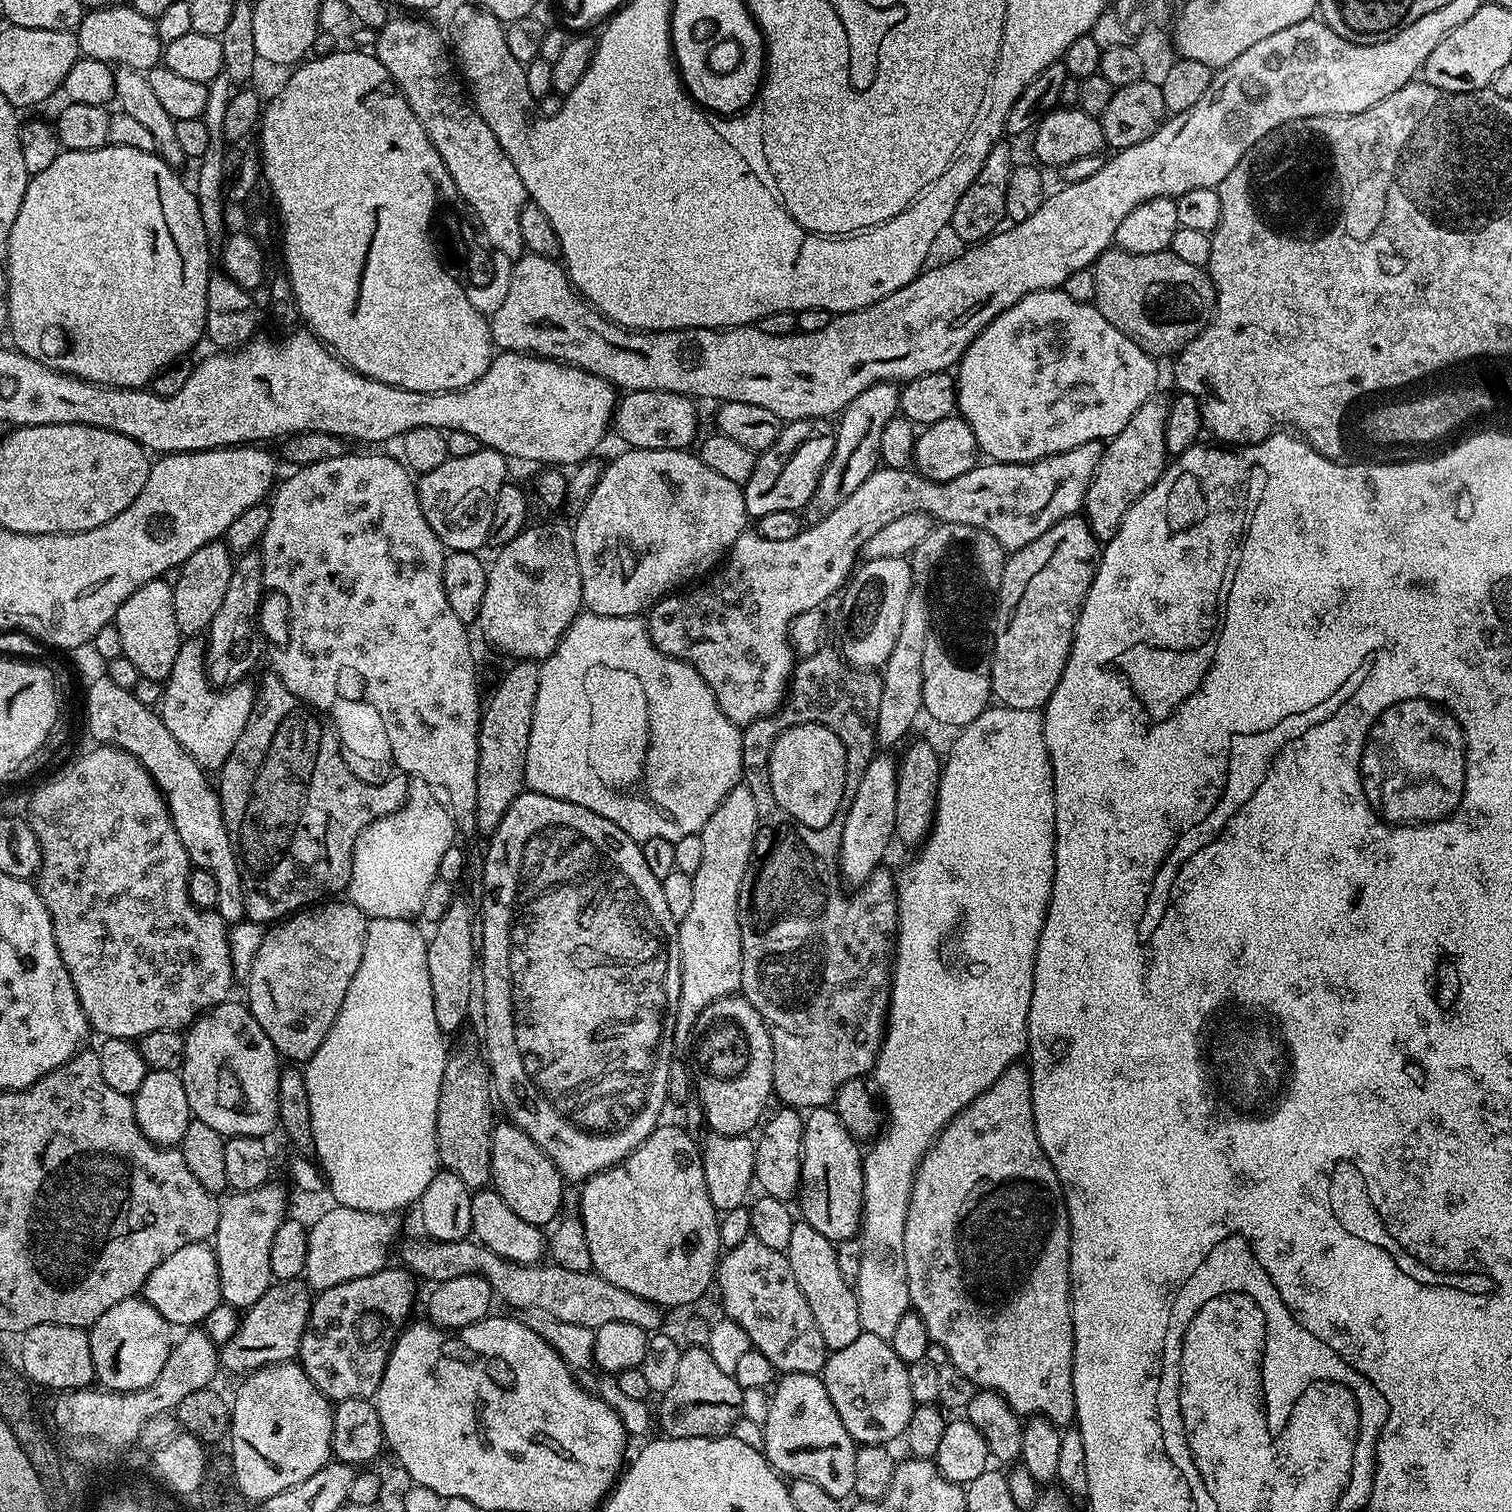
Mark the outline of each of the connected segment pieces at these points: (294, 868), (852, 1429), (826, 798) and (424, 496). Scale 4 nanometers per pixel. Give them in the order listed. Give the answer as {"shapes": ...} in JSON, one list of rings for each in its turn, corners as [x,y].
{"shapes":[[[[268,674],[268,677],[261,684],[258,684],[256,701],[250,710],[250,718],[246,718],[246,730],[242,730],[242,738],[238,738],[238,742],[234,742],[234,750],[230,750],[230,758],[226,758],[224,767],[219,769],[218,772],[218,776],[220,776],[218,791],[220,805],[222,806],[222,818],[226,830],[230,834],[230,846],[234,850],[237,862],[240,863],[244,901],[246,902],[244,914],[247,919],[252,920],[255,924],[271,925],[273,922],[285,919],[289,914],[301,911],[301,909],[313,902],[335,897],[332,896],[335,892],[343,893],[352,877],[352,851],[358,834],[362,834],[362,830],[374,823],[375,820],[381,820],[384,816],[394,814],[406,802],[410,783],[407,775],[396,774],[393,780],[385,779],[380,785],[367,785],[364,776],[360,774],[355,776],[348,769],[348,764],[344,759],[346,759],[346,756],[342,751],[342,745],[335,731],[303,700],[300,700],[294,694],[290,694],[290,690],[286,690],[284,683],[275,674]]],[[[861,1331],[850,1346],[842,1346],[842,1350],[831,1353],[824,1362],[822,1379],[826,1386],[826,1394],[830,1394],[830,1402],[834,1402],[834,1410],[838,1410],[838,1418],[842,1418],[842,1426],[851,1434],[857,1445],[882,1444],[891,1445],[891,1440],[896,1440],[908,1431],[908,1423],[912,1417],[914,1401],[910,1394],[910,1378],[908,1365],[898,1354],[894,1354],[888,1340],[878,1338],[878,1334]]],[[[820,723],[796,724],[772,744],[768,773],[775,801],[808,829],[822,829],[837,819],[845,801],[848,756],[841,739]]],[[[482,446],[467,458],[449,456],[446,462],[442,462],[442,466],[434,466],[434,470],[423,473],[416,480],[422,514],[426,514],[430,530],[438,534],[445,549],[479,553],[480,547],[488,544],[494,502],[498,498],[498,490],[502,490],[509,479],[508,464],[509,461],[501,452]]]]}

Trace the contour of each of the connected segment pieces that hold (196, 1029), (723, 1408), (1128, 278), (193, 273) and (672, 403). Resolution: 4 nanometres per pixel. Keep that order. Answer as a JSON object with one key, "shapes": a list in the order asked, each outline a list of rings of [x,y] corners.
{"shapes":[[[[225,1002],[216,1008],[209,1008],[203,1016],[187,1029],[186,1058],[179,1074],[184,1083],[186,1098],[190,1102],[193,1117],[206,1126],[218,1130],[224,1137],[259,1136],[267,1137],[267,1132],[278,1124],[278,1078],[281,1065],[276,1064],[278,1053],[275,1046],[266,1038],[266,1030],[258,1026],[254,1014],[247,1003]]],[[[688,1346],[683,1349],[678,1358],[678,1374],[671,1384],[670,1390],[666,1390],[659,1397],[660,1418],[658,1414],[658,1424],[665,1437],[674,1438],[711,1438],[712,1436],[727,1436],[735,1429],[737,1420],[741,1419],[740,1407],[744,1404],[746,1392],[740,1388],[734,1376],[721,1371],[717,1363],[714,1362],[707,1347]]],[[[1113,246],[1107,248],[1098,257],[1091,269],[1094,274],[1094,303],[1096,309],[1102,314],[1102,318],[1106,318],[1106,322],[1118,326],[1118,330],[1122,330],[1122,334],[1126,334],[1138,346],[1142,346],[1142,350],[1146,350],[1148,355],[1153,358],[1161,358],[1160,356],[1175,357],[1207,326],[1208,321],[1212,319],[1212,313],[1216,306],[1216,288],[1212,284],[1212,279],[1208,277],[1207,271],[1204,268],[1190,266],[1190,262],[1182,262],[1182,258],[1178,258],[1170,250],[1159,252],[1158,254],[1130,254],[1129,252],[1123,252],[1121,248]]],[[[105,146],[94,150],[61,151],[46,170],[33,175],[22,198],[22,206],[10,230],[6,275],[8,278],[8,332],[15,351],[42,362],[42,366],[102,384],[106,388],[139,388],[151,385],[154,374],[172,360],[189,355],[196,343],[205,339],[207,326],[208,243],[195,191],[176,177],[177,169],[156,152],[130,150],[130,146]]],[[[662,390],[625,391],[619,397],[614,413],[614,431],[626,438],[630,448],[687,449],[696,436],[696,408],[693,397]]]]}

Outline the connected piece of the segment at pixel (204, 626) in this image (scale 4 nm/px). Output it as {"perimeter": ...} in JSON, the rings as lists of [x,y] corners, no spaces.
{"perimeter":[[[224,542],[207,544],[202,550],[194,550],[190,558],[180,565],[178,582],[172,585],[174,598],[174,622],[178,622],[181,637],[196,638],[207,633],[214,622],[214,614],[222,606],[222,597],[226,594],[226,586],[230,586],[230,574],[234,563],[233,553]]]}

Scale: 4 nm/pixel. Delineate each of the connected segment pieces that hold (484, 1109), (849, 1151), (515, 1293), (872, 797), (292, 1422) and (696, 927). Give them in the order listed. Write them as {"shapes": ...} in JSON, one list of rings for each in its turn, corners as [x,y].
{"shapes":[[[[464,1048],[449,1055],[436,1115],[436,1145],[441,1165],[458,1174],[471,1190],[483,1189],[492,1179],[494,1085],[487,1059],[477,1052]]],[[[835,1107],[814,1108],[804,1116],[799,1200],[799,1215],[827,1240],[841,1242],[861,1231],[864,1214],[862,1148],[850,1130],[842,1126]]],[[[428,1238],[421,1239],[401,1239],[398,1244],[399,1263],[421,1281],[432,1280],[433,1285],[438,1285],[450,1282],[450,1278],[481,1276],[490,1282],[493,1293],[499,1299],[501,1296],[510,1307],[520,1308],[524,1312],[543,1312],[553,1320],[592,1329],[609,1322],[629,1322],[652,1334],[663,1327],[664,1312],[659,1305],[606,1282],[593,1271],[566,1270],[555,1264],[515,1264],[472,1238],[435,1242]]],[[[877,754],[866,766],[862,774],[862,782],[856,784],[856,793],[846,804],[842,819],[842,842],[840,843],[840,875],[845,885],[863,886],[876,873],[877,868],[885,863],[884,855],[888,852],[888,843],[893,843],[896,834],[896,819],[894,818],[894,802],[896,801],[896,765],[897,761],[888,754]]],[[[289,1362],[286,1364],[269,1364],[267,1368],[257,1368],[255,1372],[247,1377],[248,1380],[236,1392],[236,1397],[230,1400],[230,1439],[232,1438],[232,1456],[230,1463],[234,1466],[234,1474],[238,1486],[242,1490],[245,1500],[249,1502],[263,1502],[269,1500],[274,1494],[282,1494],[286,1490],[290,1490],[294,1486],[298,1486],[302,1482],[306,1482],[306,1478],[310,1478],[310,1474],[318,1474],[318,1470],[322,1470],[324,1464],[329,1463],[332,1456],[332,1409],[327,1396],[323,1396],[318,1390],[318,1386],[314,1386],[314,1382],[310,1382],[310,1378],[300,1367],[299,1363]]],[[[743,782],[737,784],[726,798],[710,814],[706,826],[702,829],[702,866],[692,876],[694,882],[694,899],[686,918],[679,921],[676,930],[676,941],[678,942],[678,954],[680,955],[680,977],[682,978],[682,990],[678,994],[678,1014],[676,1015],[676,1029],[672,1035],[672,1043],[677,1049],[684,1048],[693,1039],[697,1031],[700,1015],[710,1002],[714,1002],[723,996],[730,996],[740,992],[742,982],[742,934],[738,922],[738,898],[740,888],[750,871],[750,865],[754,860],[754,849],[756,848],[756,832],[760,828],[758,818],[758,805],[754,802],[754,794]]]]}

